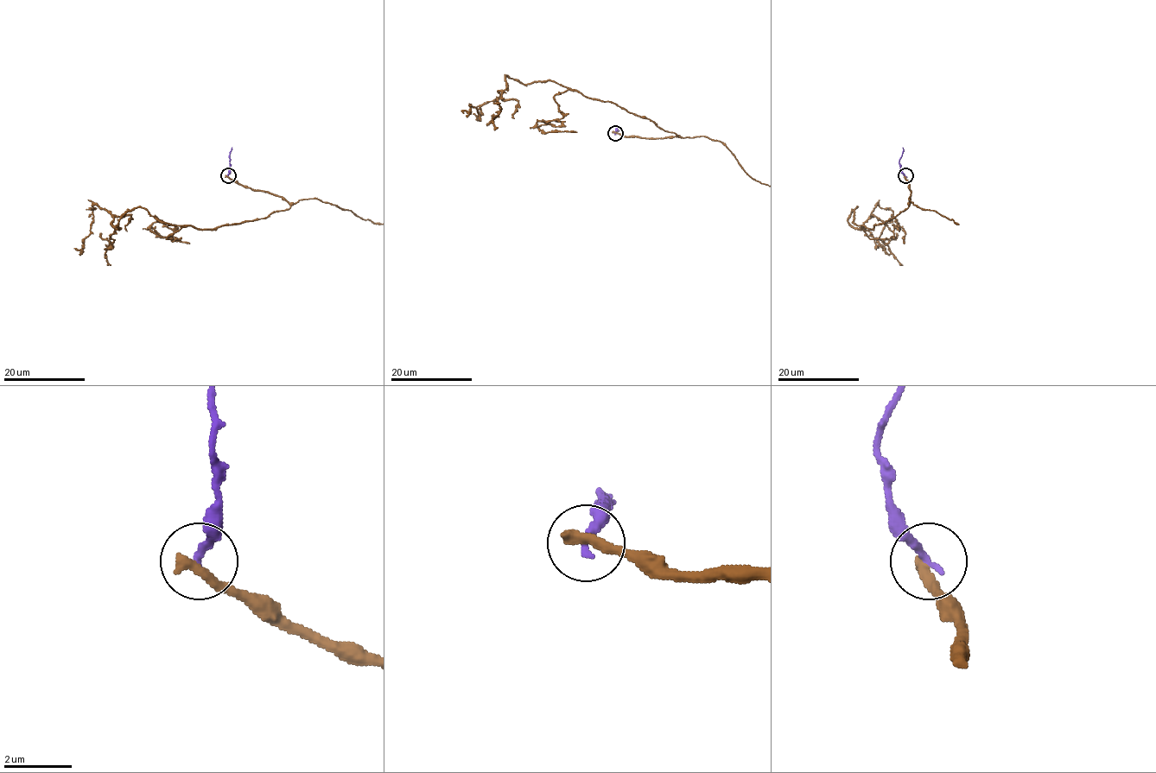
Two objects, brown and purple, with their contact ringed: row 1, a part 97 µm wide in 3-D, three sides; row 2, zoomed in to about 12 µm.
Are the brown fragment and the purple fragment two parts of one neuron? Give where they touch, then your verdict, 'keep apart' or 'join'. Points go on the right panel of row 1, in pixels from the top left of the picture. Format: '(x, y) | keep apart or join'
(905, 175) | keep apart

